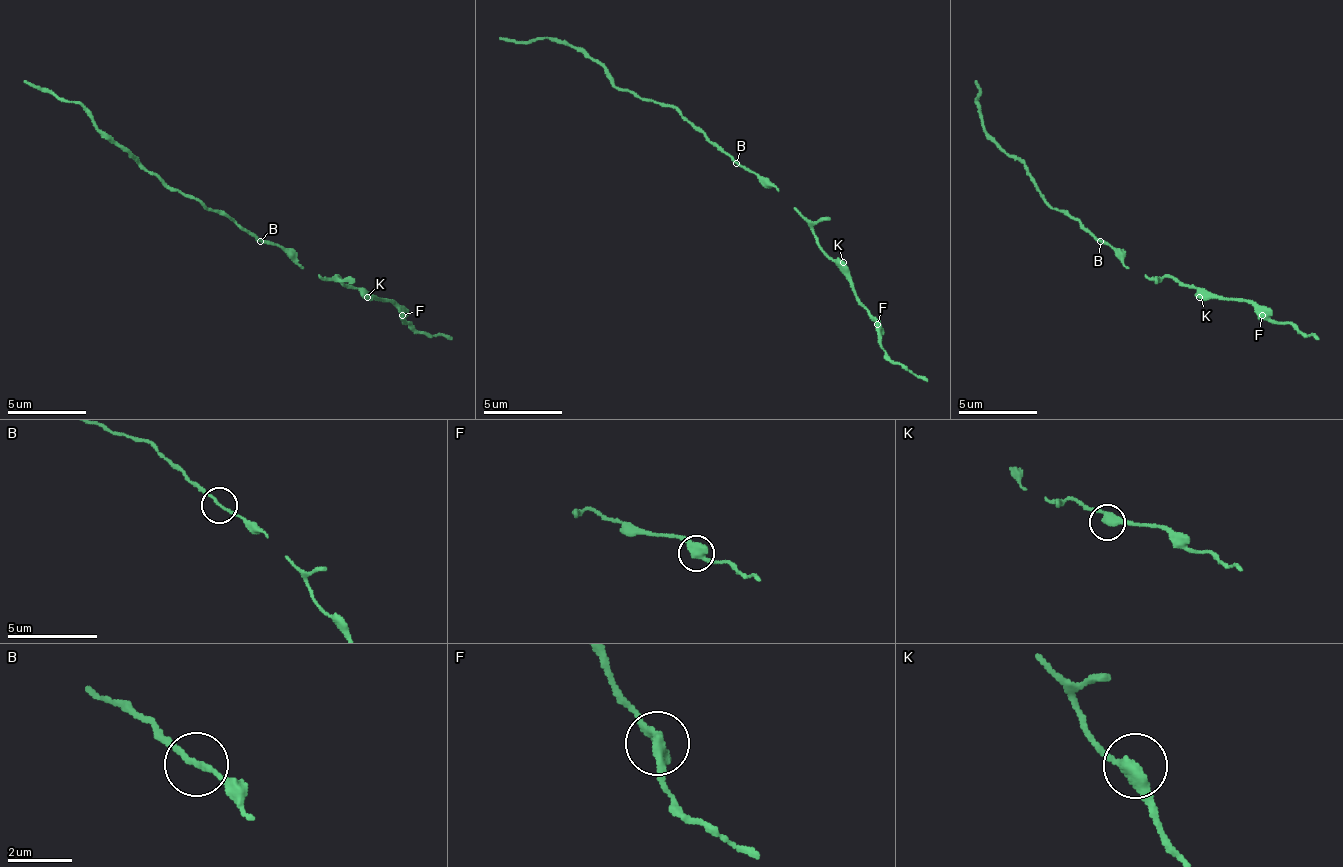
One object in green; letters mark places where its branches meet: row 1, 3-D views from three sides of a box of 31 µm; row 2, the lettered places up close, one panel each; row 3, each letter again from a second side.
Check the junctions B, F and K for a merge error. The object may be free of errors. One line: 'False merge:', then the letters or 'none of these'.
False merge: none of these

